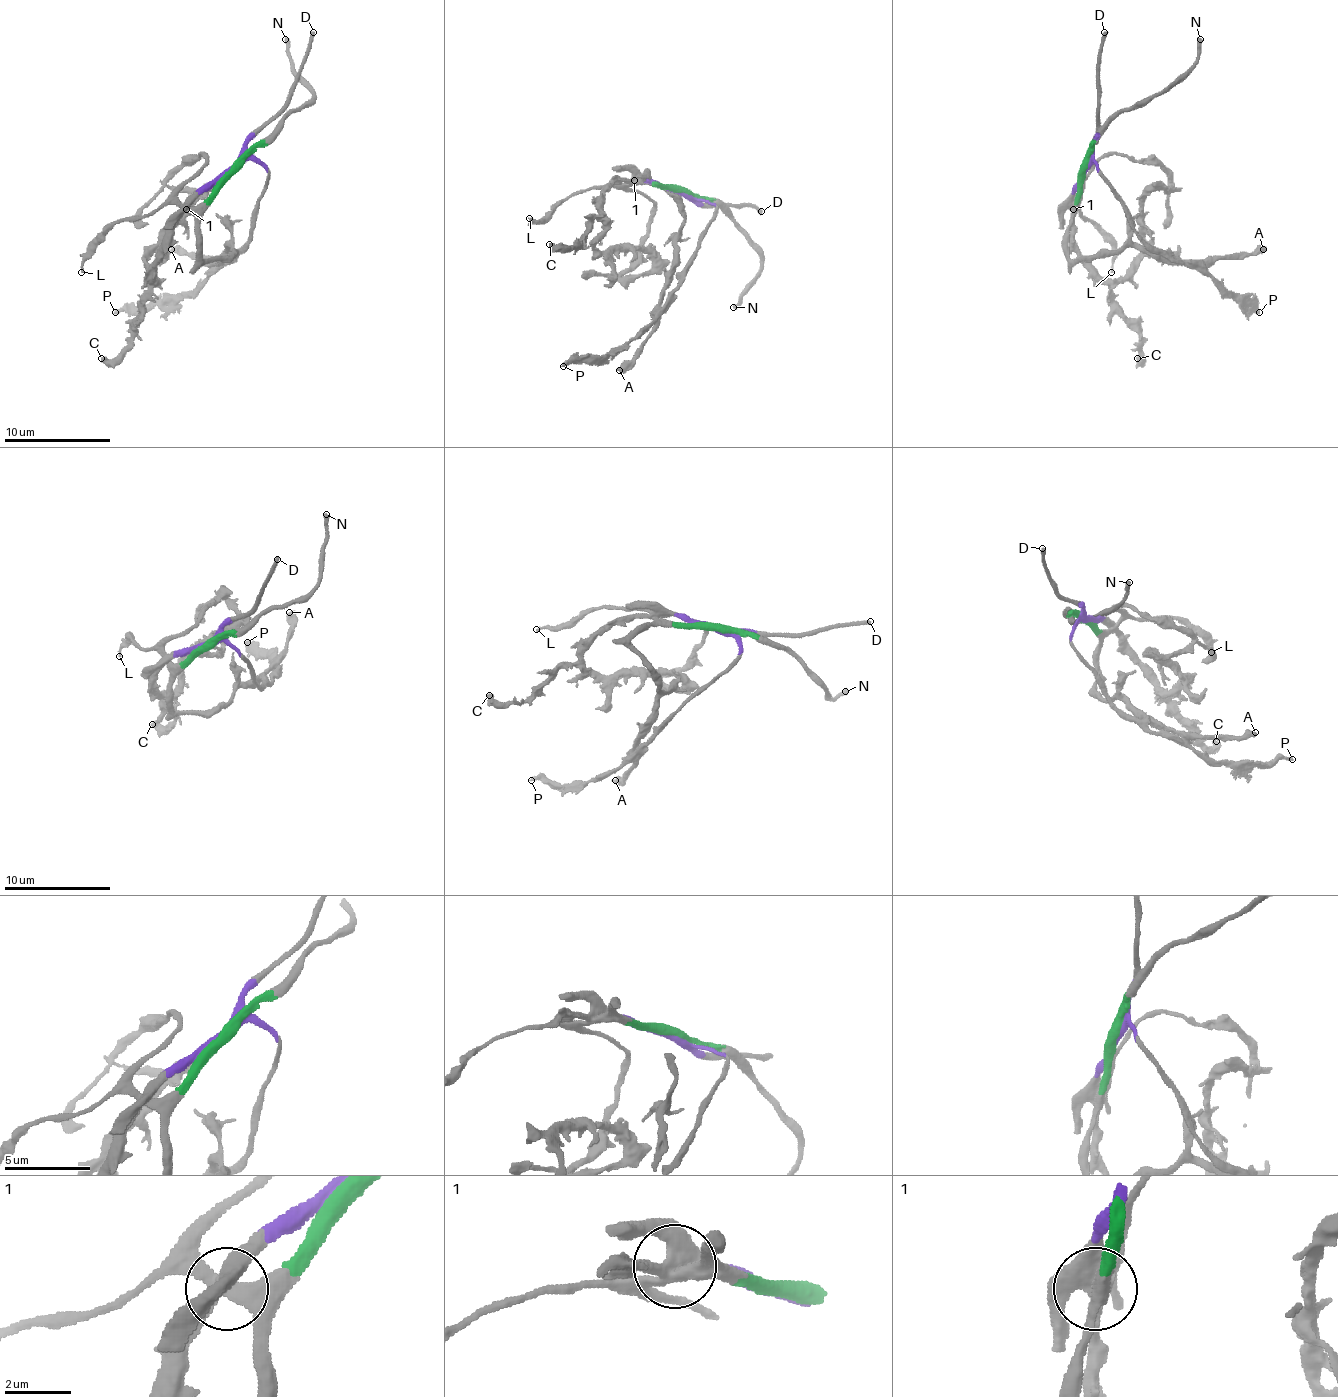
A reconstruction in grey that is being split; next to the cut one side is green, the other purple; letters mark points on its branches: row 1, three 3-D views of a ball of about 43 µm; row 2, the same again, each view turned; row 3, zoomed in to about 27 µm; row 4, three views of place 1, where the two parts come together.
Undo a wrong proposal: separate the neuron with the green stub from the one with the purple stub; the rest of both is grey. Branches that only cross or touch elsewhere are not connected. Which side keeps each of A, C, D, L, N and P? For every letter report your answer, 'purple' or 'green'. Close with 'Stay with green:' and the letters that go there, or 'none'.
A: green
C: purple
D: purple
L: green
N: green
P: purple
Stay with green: A, L, N

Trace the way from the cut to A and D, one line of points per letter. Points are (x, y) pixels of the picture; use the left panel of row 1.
A: (231, 169), (231, 177), (199, 219), (202, 259), (234, 251), (229, 246), (215, 259), (191, 259), (170, 249)
D: (231, 169), (239, 150), (285, 105), (314, 33)

